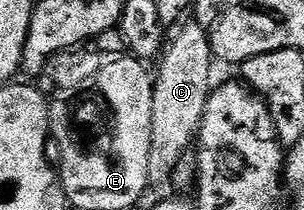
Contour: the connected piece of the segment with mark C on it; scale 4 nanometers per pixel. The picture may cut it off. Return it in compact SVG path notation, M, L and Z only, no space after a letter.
M194 21L187 22L178 28L180 31L176 33L175 40L172 43L170 40L166 44L165 54L158 64L159 73L156 72L153 83L149 171L151 183L155 185L166 180L168 182L174 176L179 160L187 153L187 147L190 143L192 146L198 134L204 107L213 90L211 71L215 63L211 53L211 36L208 28Z

